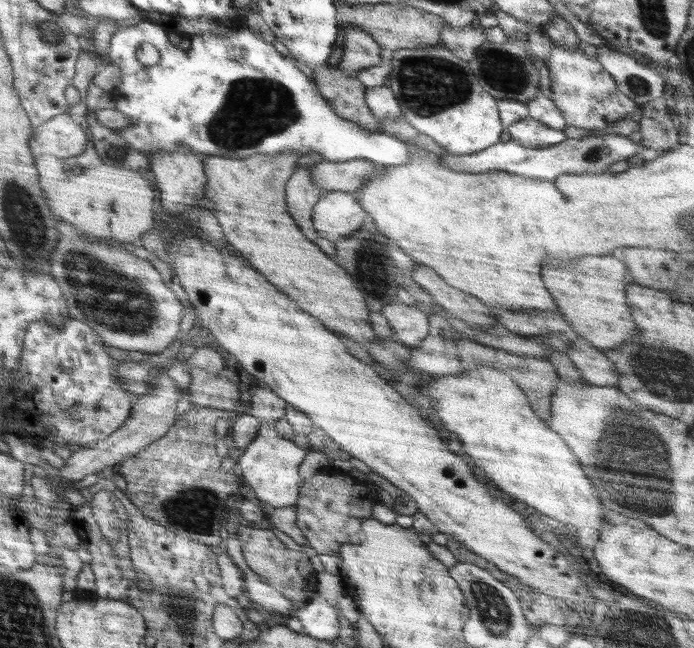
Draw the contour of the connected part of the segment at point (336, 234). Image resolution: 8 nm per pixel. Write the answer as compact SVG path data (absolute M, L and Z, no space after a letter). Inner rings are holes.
M327 192L314 205L312 222L319 237L335 243L363 224L367 212L357 203L354 192Z

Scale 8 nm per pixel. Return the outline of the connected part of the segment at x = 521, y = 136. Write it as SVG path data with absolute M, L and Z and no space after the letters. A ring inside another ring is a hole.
M531 117L524 118L508 128L512 140L528 148L544 148L560 144L567 136L558 130L538 122Z

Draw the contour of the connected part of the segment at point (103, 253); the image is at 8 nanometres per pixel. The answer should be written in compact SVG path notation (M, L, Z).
M60 238L56 250L50 256L52 276L62 288L63 298L72 319L82 320L98 332L107 346L115 346L124 350L146 352L152 358L164 358L170 344L174 343L180 330L181 316L186 309L176 295L162 281L158 270L145 258L138 258L122 248L112 248L106 244L94 244L78 238Z

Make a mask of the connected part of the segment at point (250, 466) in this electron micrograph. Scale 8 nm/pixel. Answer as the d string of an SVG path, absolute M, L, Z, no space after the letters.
M260 426L236 464L242 467L242 481L254 490L256 498L278 510L296 504L301 484L299 469L307 454L308 449L302 449L294 441L282 438L276 429Z

